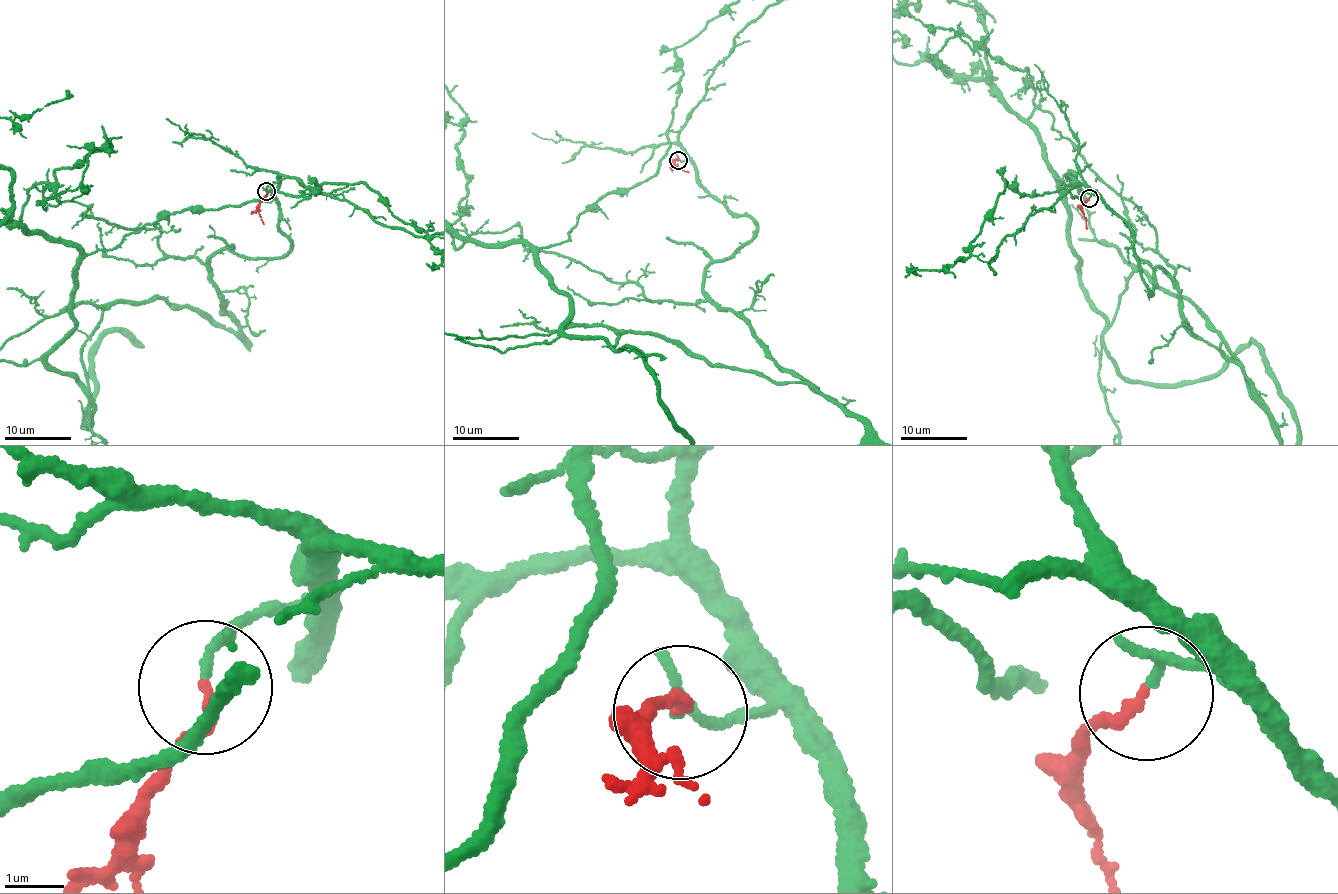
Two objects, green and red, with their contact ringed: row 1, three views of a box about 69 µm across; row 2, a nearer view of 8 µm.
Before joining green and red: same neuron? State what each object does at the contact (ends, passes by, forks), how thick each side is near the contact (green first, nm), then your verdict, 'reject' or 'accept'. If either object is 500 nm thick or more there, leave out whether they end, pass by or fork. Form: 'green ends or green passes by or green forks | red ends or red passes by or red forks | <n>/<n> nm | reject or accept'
green passes by | red ends | 110/170 nm | accept

